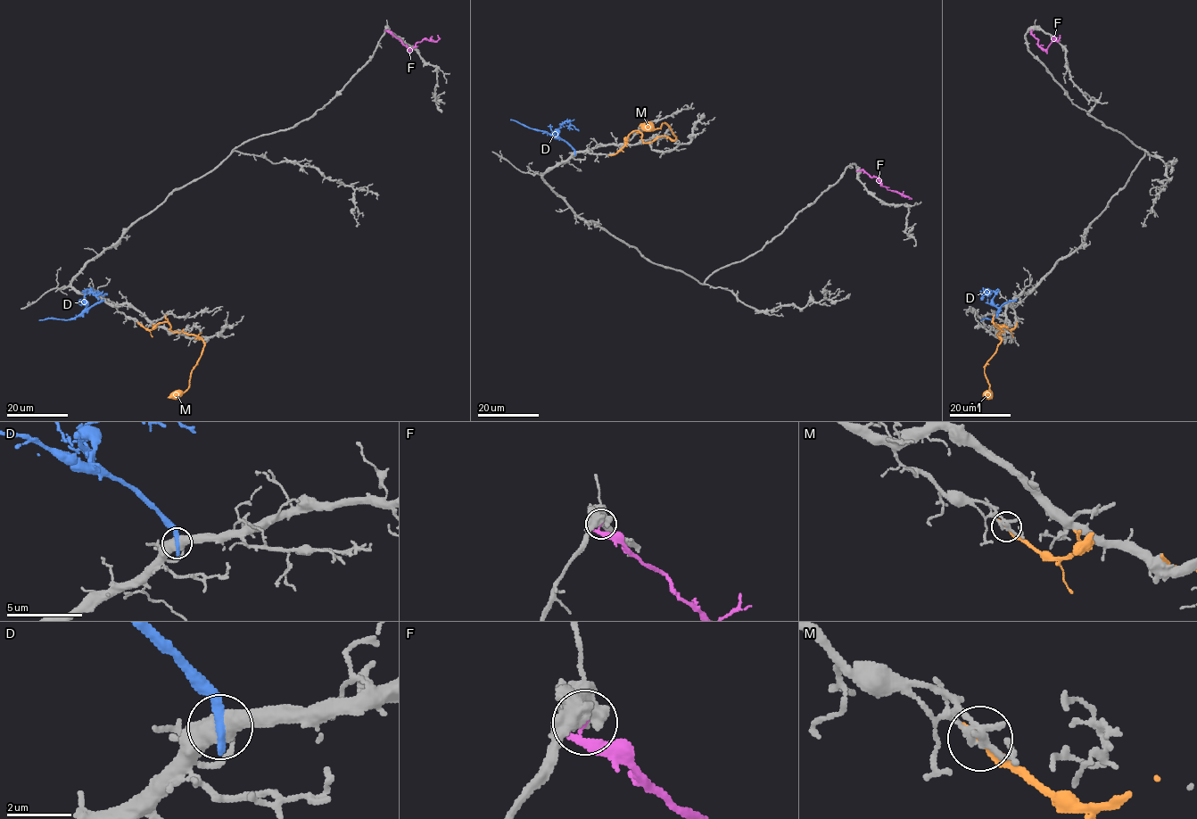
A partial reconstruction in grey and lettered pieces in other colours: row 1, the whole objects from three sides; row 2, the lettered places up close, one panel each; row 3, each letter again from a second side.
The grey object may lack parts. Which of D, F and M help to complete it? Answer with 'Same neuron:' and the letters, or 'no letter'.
Same neuron: no letter

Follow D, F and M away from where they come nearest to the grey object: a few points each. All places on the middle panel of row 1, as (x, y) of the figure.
D: (575, 153), (565, 141), (510, 119)
F: (859, 169), (876, 177), (888, 190), (909, 199)
M: (610, 154), (636, 130), (644, 143), (658, 136), (676, 138), (665, 123), (655, 128), (639, 126)

